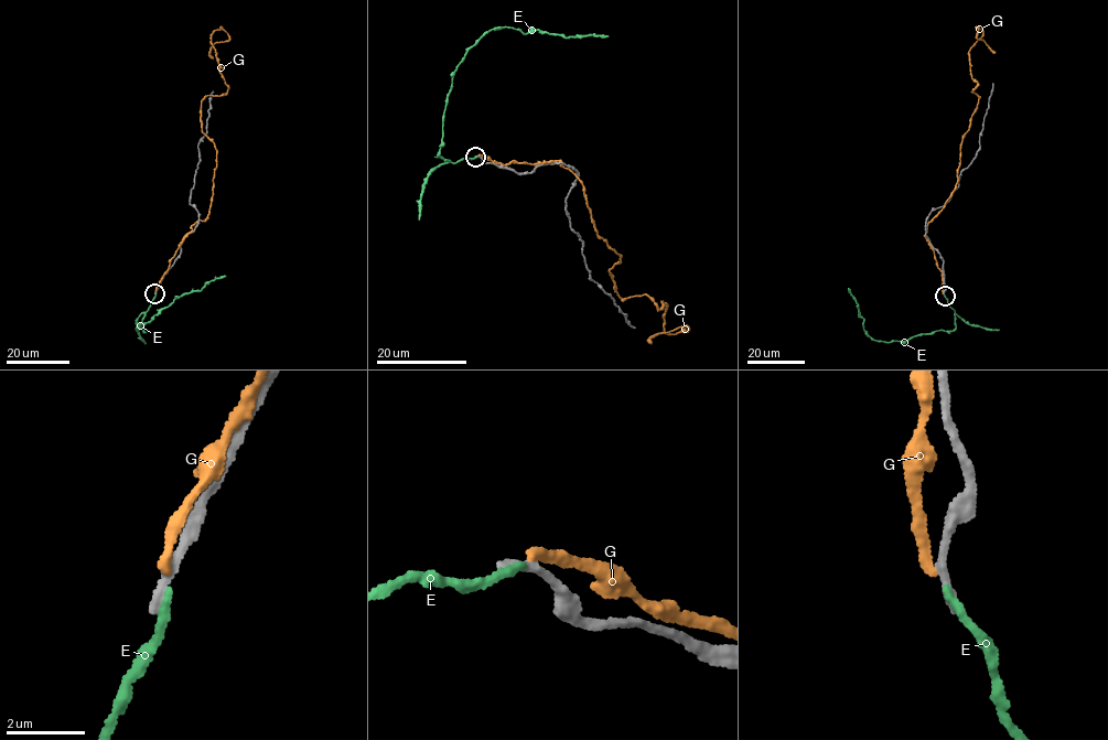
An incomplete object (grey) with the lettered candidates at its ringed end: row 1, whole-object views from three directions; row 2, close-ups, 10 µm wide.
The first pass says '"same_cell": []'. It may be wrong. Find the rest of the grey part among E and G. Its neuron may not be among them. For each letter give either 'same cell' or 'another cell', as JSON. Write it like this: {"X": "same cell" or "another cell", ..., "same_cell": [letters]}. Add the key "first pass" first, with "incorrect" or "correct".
{"first pass": "correct", "E": "another cell", "G": "another cell", "same_cell": []}

